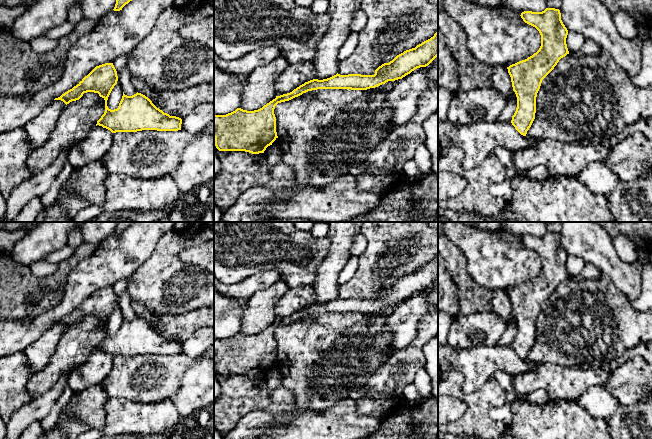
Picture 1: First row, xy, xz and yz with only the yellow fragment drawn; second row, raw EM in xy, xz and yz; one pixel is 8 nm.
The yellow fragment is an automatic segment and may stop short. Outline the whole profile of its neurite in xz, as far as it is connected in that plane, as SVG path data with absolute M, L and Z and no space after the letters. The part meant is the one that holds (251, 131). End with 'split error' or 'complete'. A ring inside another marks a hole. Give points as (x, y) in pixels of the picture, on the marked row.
M438 31L430 39L415 48L397 55L389 63L375 70L374 75L336 74L330 78L313 79L292 92L275 99L254 111L237 108L226 115L214 115L215 146L219 151L245 151L264 153L278 138L276 132L275 106L308 91L317 89L367 90L388 81L402 79L417 68L428 66L438 56Z; complete

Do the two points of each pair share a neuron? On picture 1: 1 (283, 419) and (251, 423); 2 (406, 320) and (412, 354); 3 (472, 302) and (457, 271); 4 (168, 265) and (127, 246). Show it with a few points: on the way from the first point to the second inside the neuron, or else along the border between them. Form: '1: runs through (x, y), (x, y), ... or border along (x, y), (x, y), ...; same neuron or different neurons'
1: runs through (275, 420), (259, 420); same neuron
2: border along (419, 319), (416, 335), (405, 346), (392, 353); different neurons
3: runs through (470, 294), (462, 279); same neuron
4: border along (162, 236), (152, 254), (134, 273); different neurons

